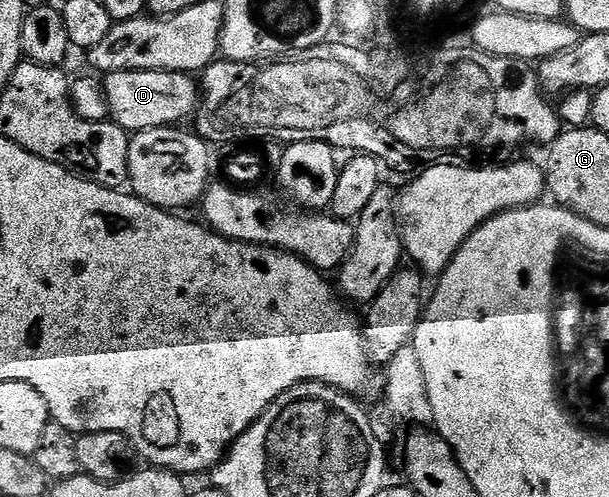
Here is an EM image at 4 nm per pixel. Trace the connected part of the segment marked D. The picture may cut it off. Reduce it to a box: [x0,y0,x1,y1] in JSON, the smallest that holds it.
[104,70,199,132]

